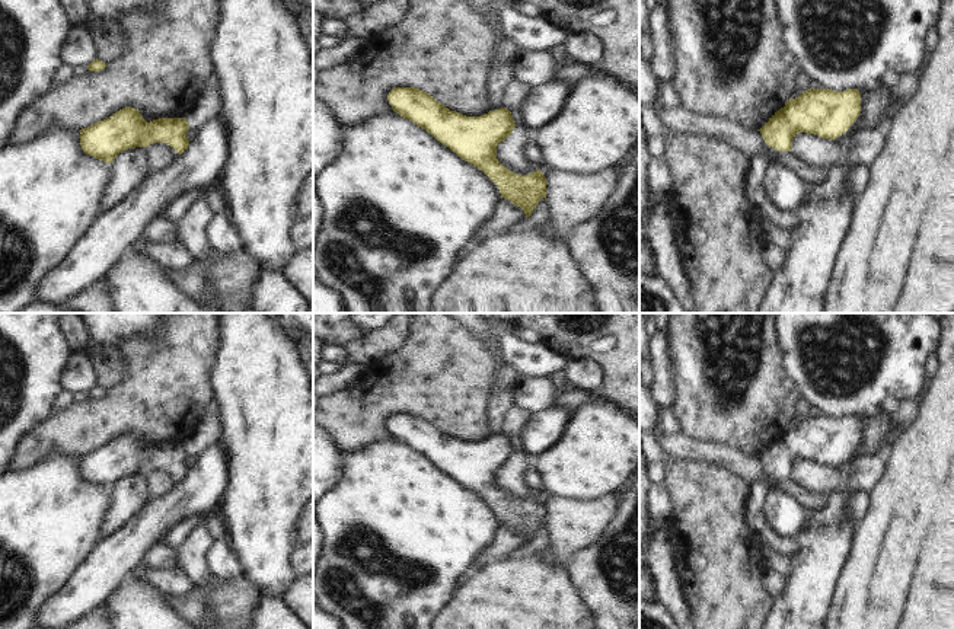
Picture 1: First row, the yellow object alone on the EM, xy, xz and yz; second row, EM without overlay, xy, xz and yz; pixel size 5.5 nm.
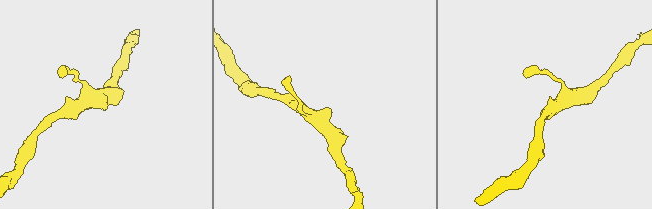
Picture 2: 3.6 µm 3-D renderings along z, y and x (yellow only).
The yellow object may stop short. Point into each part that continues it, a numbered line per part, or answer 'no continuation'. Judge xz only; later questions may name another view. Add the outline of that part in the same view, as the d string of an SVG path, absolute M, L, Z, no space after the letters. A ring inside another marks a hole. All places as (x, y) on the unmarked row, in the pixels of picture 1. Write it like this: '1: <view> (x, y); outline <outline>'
no continuation

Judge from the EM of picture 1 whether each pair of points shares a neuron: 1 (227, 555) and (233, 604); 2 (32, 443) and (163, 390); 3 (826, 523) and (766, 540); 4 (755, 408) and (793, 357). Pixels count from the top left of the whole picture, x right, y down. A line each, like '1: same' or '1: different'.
1: different
2: same
3: different
4: different

